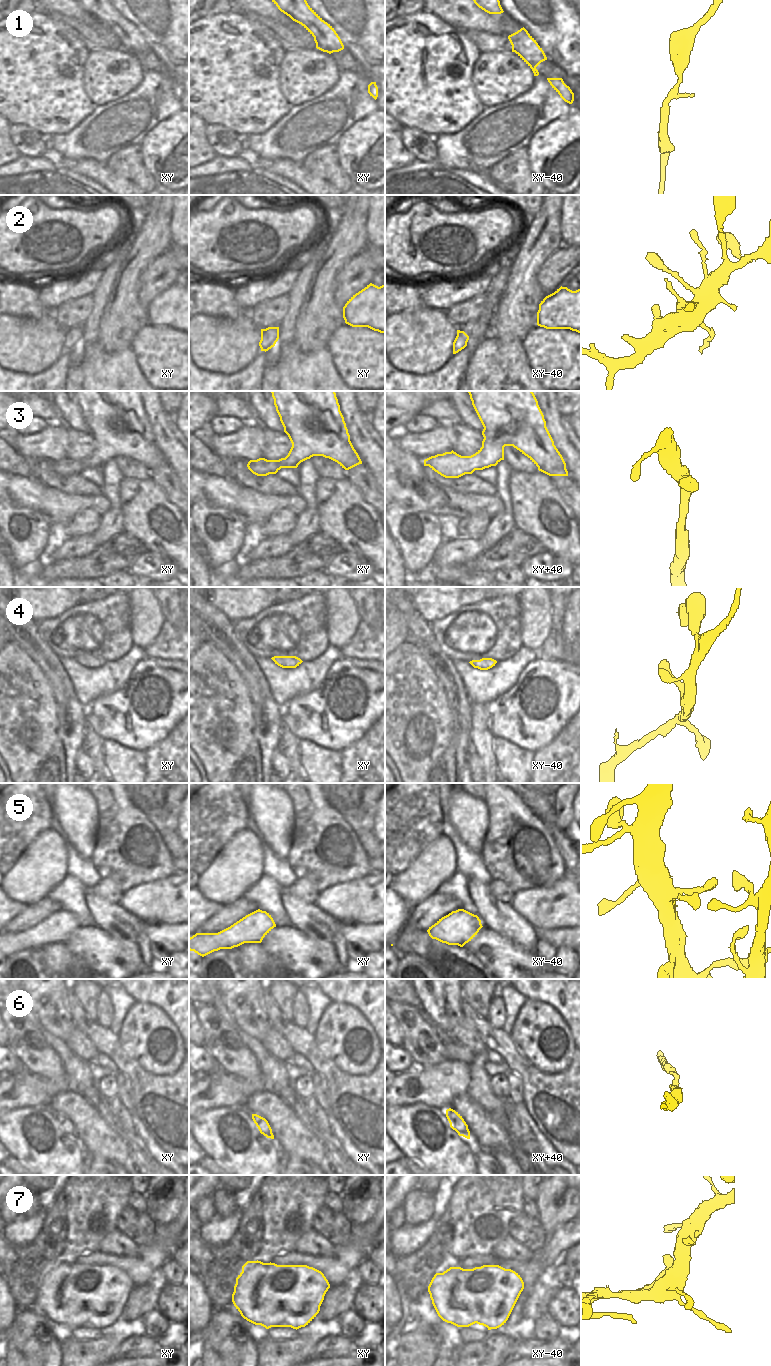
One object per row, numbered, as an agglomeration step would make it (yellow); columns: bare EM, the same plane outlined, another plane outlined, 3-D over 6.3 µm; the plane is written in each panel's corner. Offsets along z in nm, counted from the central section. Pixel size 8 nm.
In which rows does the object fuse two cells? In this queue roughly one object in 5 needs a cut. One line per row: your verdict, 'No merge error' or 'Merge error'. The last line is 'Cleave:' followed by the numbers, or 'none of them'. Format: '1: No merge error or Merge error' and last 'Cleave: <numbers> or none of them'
1: No merge error
2: No merge error
3: No merge error
4: No merge error
5: No merge error
6: No merge error
7: No merge error
Cleave: none of them.

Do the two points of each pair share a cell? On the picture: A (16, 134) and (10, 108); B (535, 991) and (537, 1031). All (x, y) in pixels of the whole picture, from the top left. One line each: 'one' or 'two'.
A: two
B: two

